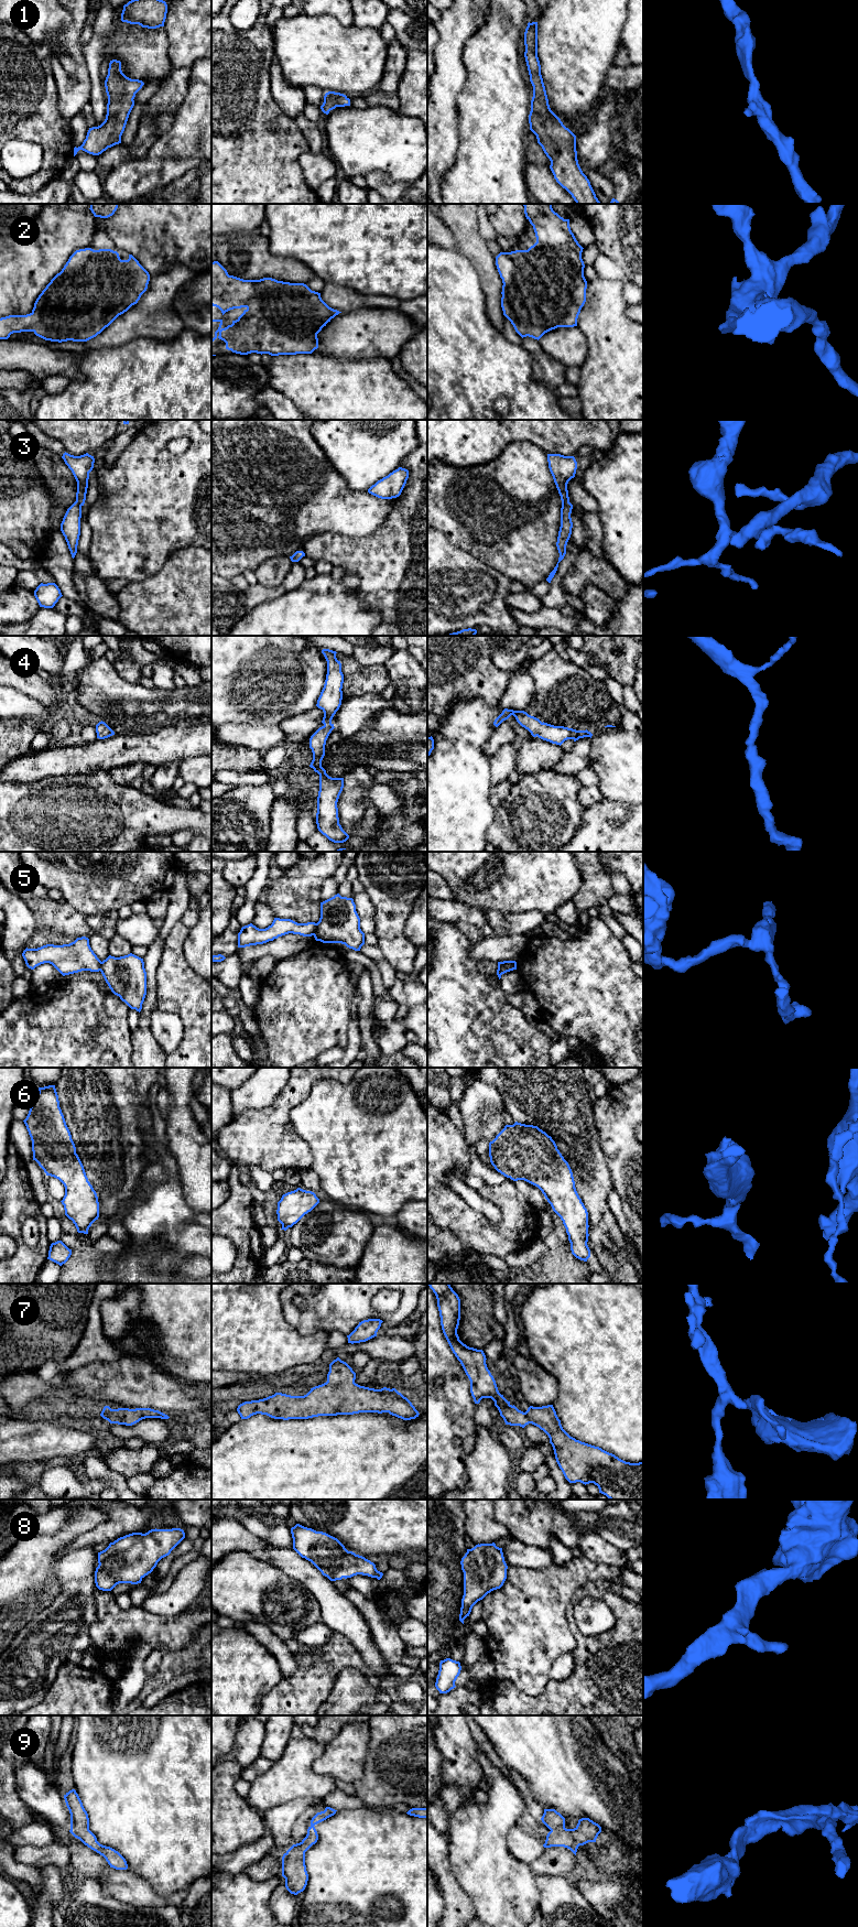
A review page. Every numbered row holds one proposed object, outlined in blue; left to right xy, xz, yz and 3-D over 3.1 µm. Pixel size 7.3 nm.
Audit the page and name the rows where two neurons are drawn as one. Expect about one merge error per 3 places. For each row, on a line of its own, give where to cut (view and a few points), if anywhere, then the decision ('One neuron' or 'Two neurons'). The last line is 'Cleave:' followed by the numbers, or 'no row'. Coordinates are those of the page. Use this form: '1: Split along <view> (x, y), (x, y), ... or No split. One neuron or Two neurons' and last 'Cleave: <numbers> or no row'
1: No split. One neuron
2: No split. One neuron
3: Split along yz (568, 500), (562, 504). Two neurons
4: No split. One neuron
5: Split along xz (317, 923), (313, 934). Two neurons
6: No split. One neuron
7: No split. One neuron
8: No split. One neuron
9: No split. One neuron
Cleave: 3, 5

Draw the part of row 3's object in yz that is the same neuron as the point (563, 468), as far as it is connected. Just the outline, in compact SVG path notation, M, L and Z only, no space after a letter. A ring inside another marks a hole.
M547 454L547 462L562 504L569 501L567 484L576 474L577 462L575 457L561 454Z

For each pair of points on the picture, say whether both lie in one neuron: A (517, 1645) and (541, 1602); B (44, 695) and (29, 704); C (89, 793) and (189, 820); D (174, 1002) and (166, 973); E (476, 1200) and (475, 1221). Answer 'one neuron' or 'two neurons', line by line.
A: one neuron
B: two neurons
C: one neuron
D: one neuron
E: two neurons

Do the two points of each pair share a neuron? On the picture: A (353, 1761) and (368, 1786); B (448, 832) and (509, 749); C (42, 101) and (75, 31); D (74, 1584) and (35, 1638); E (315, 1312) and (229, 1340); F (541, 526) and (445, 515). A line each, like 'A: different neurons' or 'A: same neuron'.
A: different neurons
B: different neurons
C: different neurons
D: same neuron
E: different neurons
F: same neuron

